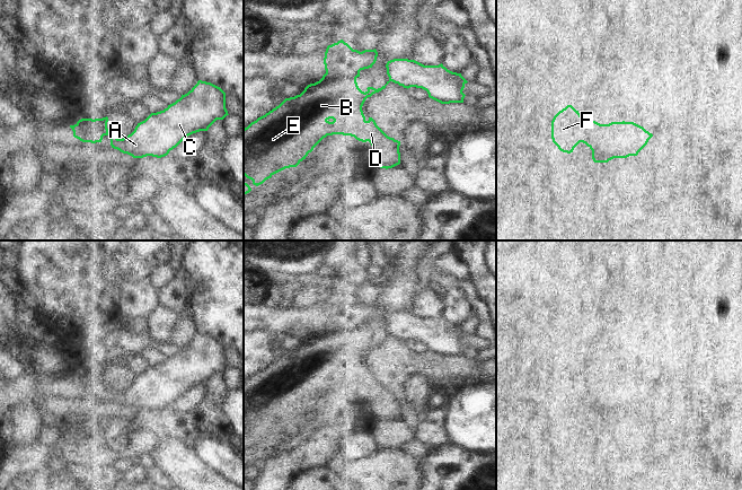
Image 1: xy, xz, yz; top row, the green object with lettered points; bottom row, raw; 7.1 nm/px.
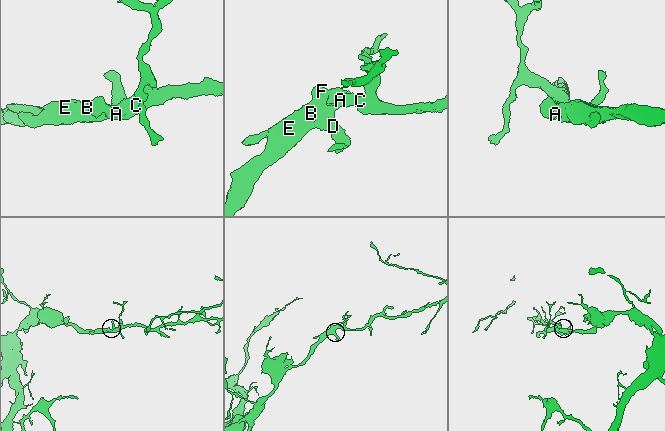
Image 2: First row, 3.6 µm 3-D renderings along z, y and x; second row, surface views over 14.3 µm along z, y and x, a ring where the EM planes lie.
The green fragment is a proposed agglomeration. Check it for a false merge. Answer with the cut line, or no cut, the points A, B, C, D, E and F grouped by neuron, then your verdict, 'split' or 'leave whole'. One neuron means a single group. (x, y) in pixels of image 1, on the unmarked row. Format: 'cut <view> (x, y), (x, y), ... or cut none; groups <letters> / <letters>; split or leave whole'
cut xy (74, 377), (81, 390), (103, 388); groups A C F / B D E; split

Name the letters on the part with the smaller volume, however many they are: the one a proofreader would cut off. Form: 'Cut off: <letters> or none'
Cut off: A, C, F

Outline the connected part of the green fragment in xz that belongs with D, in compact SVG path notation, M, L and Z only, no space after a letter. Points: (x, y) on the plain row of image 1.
M360 325L353 330L344 329L341 332L332 330L327 326L323 331L308 338L304 343L294 350L285 351L279 359L258 370L244 382L244 428L258 439L274 427L290 420L297 420L309 405L327 388L343 387L354 390L356 393L369 394L373 401L371 412L373 418L380 421L392 421L400 417L399 399L400 394L388 390L376 376L372 370L365 373L362 359L368 350L381 344L390 335L387 334L381 341L368 340L366 344L362 344L356 335Z

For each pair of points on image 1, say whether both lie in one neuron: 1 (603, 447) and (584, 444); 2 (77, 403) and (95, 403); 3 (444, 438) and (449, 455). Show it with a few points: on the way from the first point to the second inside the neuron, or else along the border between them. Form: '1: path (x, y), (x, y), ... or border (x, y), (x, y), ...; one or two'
1: border (598, 420), (600, 430), (597, 443), (581, 458); two
2: path (81, 403), (90, 403); one
3: border (451, 442), (432, 448); two

